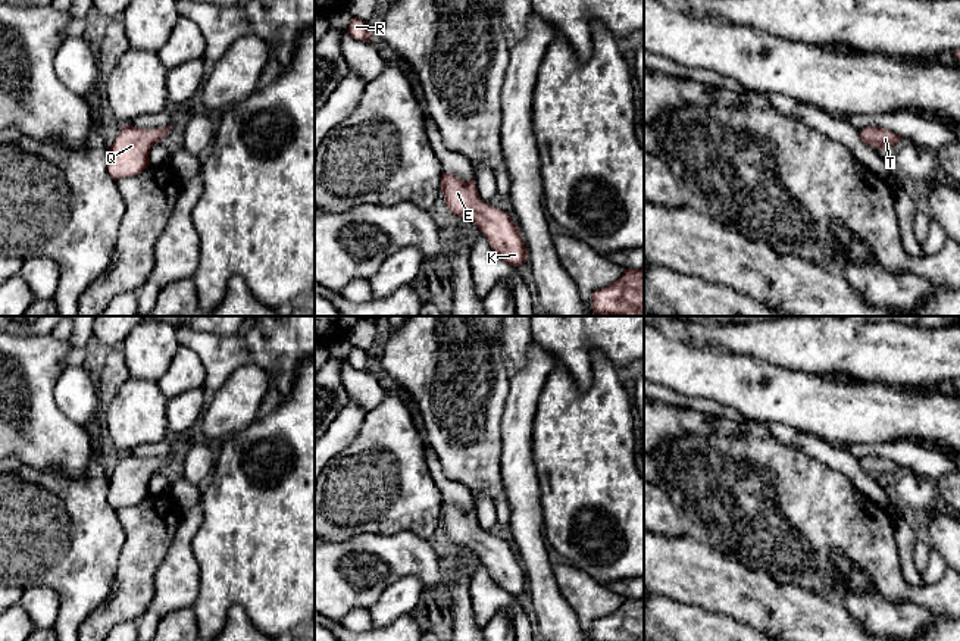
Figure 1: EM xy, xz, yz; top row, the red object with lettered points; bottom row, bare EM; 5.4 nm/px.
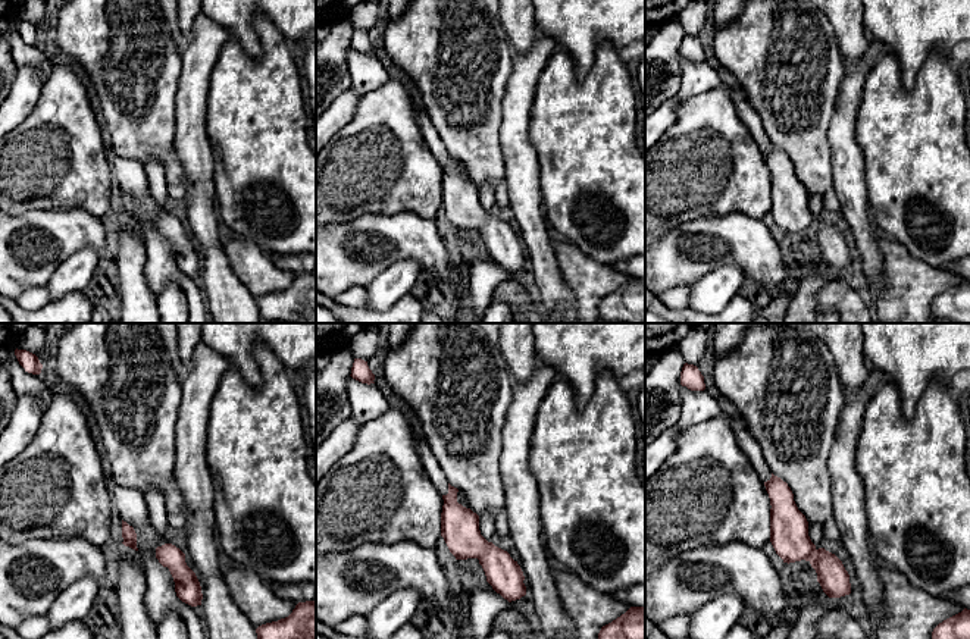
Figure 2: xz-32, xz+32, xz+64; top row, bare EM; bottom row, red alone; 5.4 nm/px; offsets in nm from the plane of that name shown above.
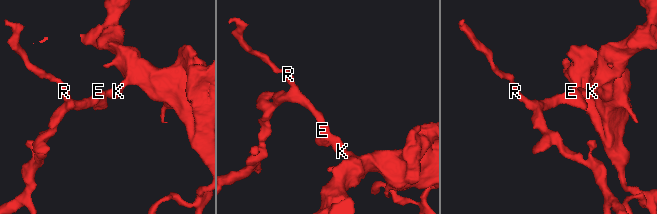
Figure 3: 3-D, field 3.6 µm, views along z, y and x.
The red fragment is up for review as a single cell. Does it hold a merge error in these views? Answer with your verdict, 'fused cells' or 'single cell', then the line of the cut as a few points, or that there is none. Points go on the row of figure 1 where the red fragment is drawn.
single cell; no cut

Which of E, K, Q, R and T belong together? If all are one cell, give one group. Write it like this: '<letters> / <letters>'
E K Q R T

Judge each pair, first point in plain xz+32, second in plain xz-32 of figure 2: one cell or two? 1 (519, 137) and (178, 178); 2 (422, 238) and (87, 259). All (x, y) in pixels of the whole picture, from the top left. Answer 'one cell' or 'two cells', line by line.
1: two cells
2: two cells

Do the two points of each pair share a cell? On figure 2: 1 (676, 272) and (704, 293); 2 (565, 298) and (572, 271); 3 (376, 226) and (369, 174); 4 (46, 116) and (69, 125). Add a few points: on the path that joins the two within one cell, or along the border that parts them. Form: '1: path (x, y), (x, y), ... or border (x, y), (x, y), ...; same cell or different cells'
1: border (722, 266), (704, 273), (688, 285); different cells
2: border (554, 256), (559, 273), (576, 307); different cells
3: border (409, 210), (363, 213), (341, 222); different cells
4: path (52, 121), (63, 124); same cell

